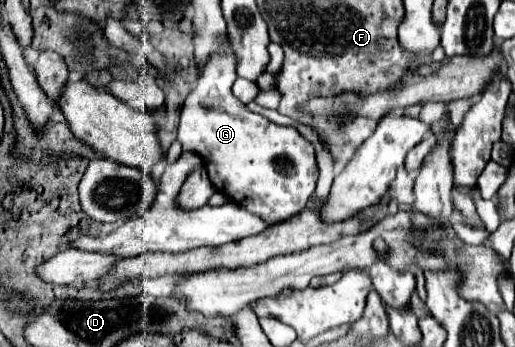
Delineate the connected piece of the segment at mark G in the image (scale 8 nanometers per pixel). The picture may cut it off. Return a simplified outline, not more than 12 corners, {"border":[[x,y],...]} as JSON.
{"border":[[225,34],[177,139],[217,192],[265,222],[299,214],[319,176],[297,128],[231,94]]}

